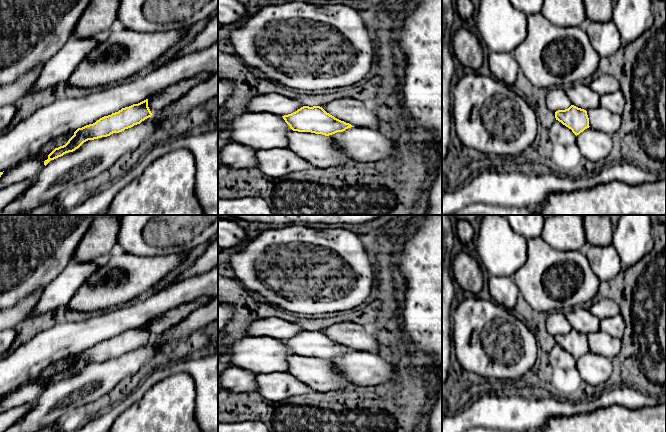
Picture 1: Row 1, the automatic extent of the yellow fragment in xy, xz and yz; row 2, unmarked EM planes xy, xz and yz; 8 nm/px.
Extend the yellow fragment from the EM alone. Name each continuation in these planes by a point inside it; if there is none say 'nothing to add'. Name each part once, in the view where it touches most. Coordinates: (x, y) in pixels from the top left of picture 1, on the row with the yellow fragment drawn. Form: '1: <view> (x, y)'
nothing to add

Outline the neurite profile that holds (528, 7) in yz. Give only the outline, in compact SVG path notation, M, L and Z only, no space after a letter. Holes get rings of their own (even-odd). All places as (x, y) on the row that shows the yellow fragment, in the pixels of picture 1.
M510 0L510 2L514 8L528 16L541 12L544 0Z

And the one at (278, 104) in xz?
M260 94L249 99L245 112L267 112L284 116L291 114L303 105L296 99L281 94Z

